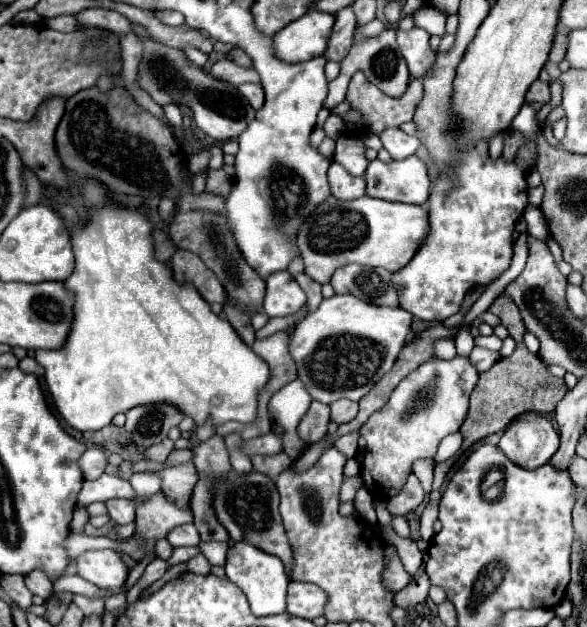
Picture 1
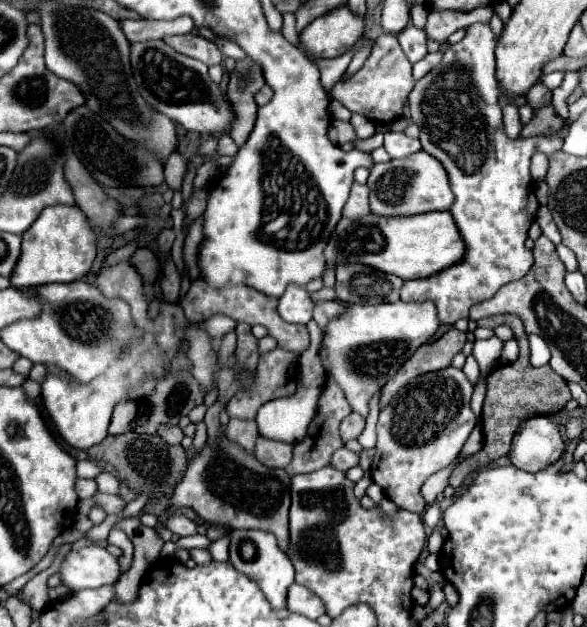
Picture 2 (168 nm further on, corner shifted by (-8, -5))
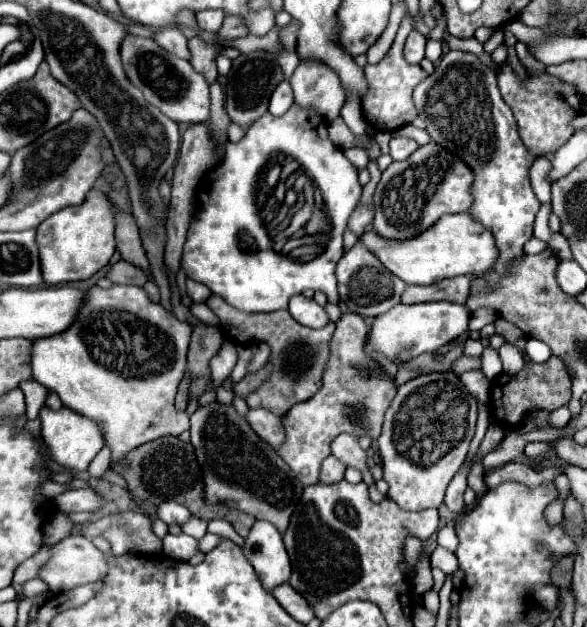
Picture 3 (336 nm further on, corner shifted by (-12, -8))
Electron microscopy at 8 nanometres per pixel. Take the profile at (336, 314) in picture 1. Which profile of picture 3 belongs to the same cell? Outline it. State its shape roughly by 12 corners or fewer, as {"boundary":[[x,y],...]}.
{"boundary":[[458,302],[398,304],[374,318],[366,352],[410,362],[466,334]]}

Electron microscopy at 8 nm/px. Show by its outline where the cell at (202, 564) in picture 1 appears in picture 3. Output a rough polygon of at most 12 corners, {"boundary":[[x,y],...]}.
{"boundary":[[166,534],[164,554],[188,562],[198,540],[188,534]]}

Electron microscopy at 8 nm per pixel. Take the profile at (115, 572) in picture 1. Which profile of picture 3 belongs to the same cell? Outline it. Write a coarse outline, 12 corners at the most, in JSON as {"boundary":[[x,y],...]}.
{"boundary":[[70,534],[38,570],[58,594],[104,576],[106,556]]}

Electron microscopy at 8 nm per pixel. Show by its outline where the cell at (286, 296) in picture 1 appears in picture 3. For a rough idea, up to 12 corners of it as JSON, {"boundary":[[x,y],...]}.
{"boundary":[[292,296],[288,312],[308,328],[330,322],[312,298]]}

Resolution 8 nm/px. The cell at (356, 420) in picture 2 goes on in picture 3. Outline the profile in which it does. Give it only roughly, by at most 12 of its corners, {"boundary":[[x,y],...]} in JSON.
{"boundary":[[340,434],[330,444],[332,456],[362,472],[368,486],[368,452],[354,436]]}

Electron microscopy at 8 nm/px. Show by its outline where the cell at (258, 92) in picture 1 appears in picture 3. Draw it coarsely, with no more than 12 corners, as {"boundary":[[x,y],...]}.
{"boundary":[[288,80],[276,86],[270,98],[270,114],[282,116],[294,104]]}

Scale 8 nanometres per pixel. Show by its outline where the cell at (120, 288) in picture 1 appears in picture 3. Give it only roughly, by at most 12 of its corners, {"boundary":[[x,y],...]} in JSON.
{"boundary":[[68,408],[40,410],[50,460],[86,472],[100,424]]}

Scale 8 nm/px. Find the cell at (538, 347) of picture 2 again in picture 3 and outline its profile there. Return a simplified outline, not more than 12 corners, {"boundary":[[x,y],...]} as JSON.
{"boundary":[[528,338],[526,354],[534,362],[544,362],[550,358],[550,348]]}

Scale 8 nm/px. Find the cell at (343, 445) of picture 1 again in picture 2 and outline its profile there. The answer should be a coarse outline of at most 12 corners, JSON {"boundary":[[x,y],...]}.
{"boundary":[[342,447],[330,463],[340,471],[356,467],[358,453]]}

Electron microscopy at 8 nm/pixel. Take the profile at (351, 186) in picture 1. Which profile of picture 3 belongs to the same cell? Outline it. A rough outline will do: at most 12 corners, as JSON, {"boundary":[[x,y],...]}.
{"boundary":[[358,204],[350,216],[348,228],[356,236],[372,222],[374,208]]}

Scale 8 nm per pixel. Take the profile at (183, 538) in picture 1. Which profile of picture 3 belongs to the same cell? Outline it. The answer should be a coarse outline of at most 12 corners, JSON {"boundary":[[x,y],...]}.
{"boundary":[[162,502],[158,518],[184,524],[190,512],[182,504]]}

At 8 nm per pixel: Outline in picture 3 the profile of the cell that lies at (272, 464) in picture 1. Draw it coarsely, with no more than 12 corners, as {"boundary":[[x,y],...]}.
{"boundary":[[266,408],[246,414],[254,432],[274,448],[284,442],[282,420]]}

